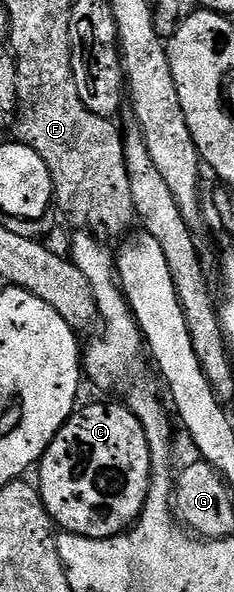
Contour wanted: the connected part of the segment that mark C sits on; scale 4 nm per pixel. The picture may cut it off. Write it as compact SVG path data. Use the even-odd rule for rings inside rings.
M93 403L74 410L72 417L59 429L57 436L39 460L41 500L49 518L62 532L83 539L112 539L132 528L141 518L149 484L154 476L153 454L147 445L147 433L128 407L117 403Z

